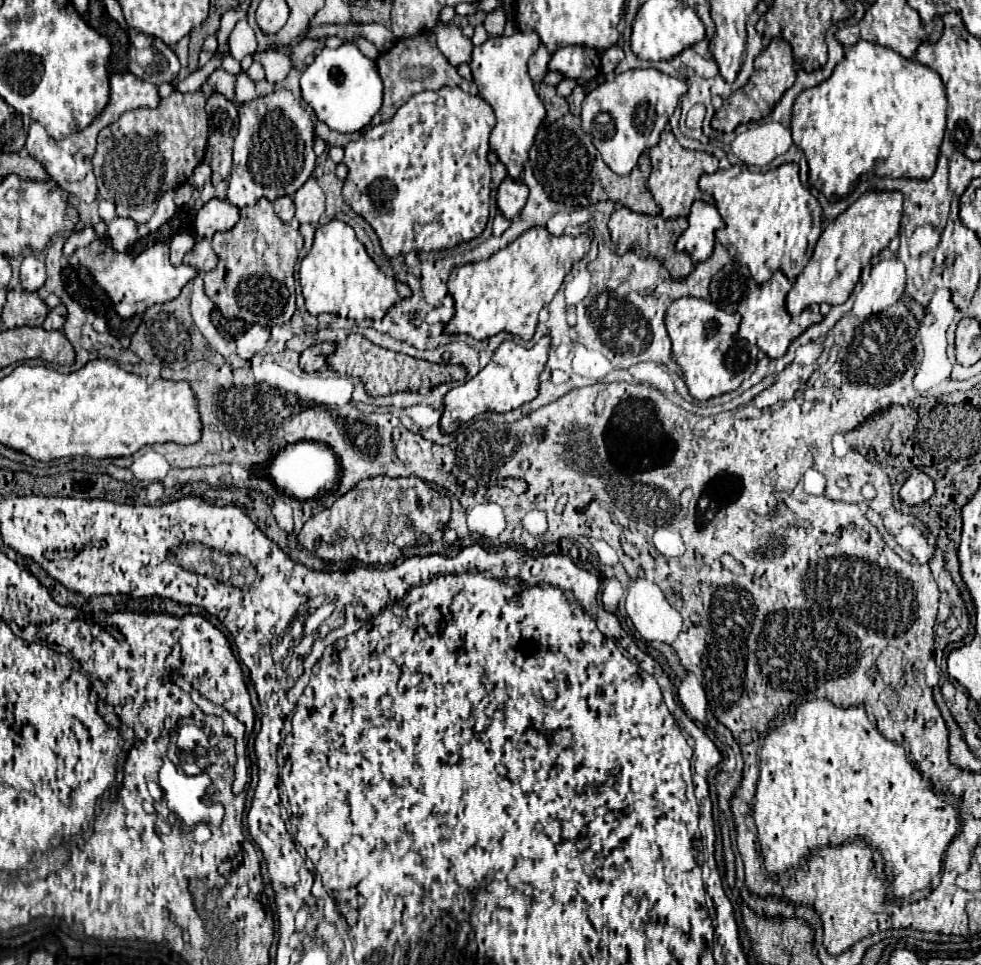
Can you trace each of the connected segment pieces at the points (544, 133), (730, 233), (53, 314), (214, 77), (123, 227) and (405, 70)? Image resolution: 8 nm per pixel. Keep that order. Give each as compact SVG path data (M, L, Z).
M541 83L539 97L547 109L547 117L535 137L535 163L533 175L545 189L545 193L567 207L587 207L599 201L613 201L629 207L635 213L659 215L659 205L647 189L647 179L651 175L651 161L641 155L637 167L629 175L615 175L601 159L591 143L591 137L581 129L581 119L569 113L567 99L557 95L555 87Z
M783 163L783 165L775 167L775 169L765 171L765 173L753 173L753 171L749 171L745 165L733 165L733 167L725 169L725 171L715 171L713 175L701 175L701 179L699 179L699 189L701 189L703 193L713 195L715 207L717 207L717 211L721 213L721 217L723 217L723 221L725 221L725 229L723 229L723 231L717 231L717 241L727 249L727 253L729 253L737 263L749 267L751 277L753 277L759 285L765 283L765 281L769 281L775 271L783 271L783 275L785 275L791 283L797 279L797 275L803 271L803 267L805 267L807 261L811 259L813 247L815 247L815 243L817 243L817 239L819 239L819 235L821 235L821 205L819 205L819 201L801 185L801 181L799 181L799 167L797 167L795 163Z
M63 305L53 307L47 313L47 319L43 323L43 329L57 329L57 331L61 331L63 329L63 323L65 323L65 317L67 317L67 309Z
M217 69L211 73L211 77L203 83L201 91L205 97L211 97L213 93L221 93L223 97L227 97L229 101L233 101L235 97L235 75L223 71L223 69Z
M119 217L107 227L107 241L115 251L129 251L137 243L137 239L137 223L133 223L131 219Z
M425 33L425 35L413 35L409 39L397 39L393 43L393 47L379 55L377 59L377 69L383 81L383 107L381 111L373 117L371 125L389 121L393 117L393 113L407 103L407 99L423 89L441 89L441 87L458 86L470 95L476 95L478 88L473 81L467 81L457 75L457 69L443 57L443 53L437 49L435 43L435 35L433 33Z

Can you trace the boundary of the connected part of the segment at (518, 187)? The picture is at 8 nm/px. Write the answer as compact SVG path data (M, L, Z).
M505 177L503 183L497 189L497 197L495 197L497 199L497 209L507 219L513 219L521 213L523 205L527 203L527 195L529 195L529 189L523 183L519 183L511 177Z

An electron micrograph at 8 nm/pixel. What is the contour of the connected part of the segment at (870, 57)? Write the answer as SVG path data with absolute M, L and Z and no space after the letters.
M857 41L841 63L837 63L833 75L817 87L801 91L793 105L791 133L793 143L803 151L809 165L809 181L827 199L841 199L849 193L851 185L861 173L873 169L877 163L889 161L889 177L899 179L929 179L937 167L939 145L945 133L947 97L941 77L917 63L905 59L889 47L881 47L869 41Z

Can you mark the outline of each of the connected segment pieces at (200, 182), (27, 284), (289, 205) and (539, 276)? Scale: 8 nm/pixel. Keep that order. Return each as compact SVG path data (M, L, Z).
M203 161L201 165L195 167L193 177L191 177L191 183L193 183L197 189L203 189L203 185L209 183L209 181L211 181L211 167Z
M25 255L21 263L21 287L25 291L37 291L45 283L45 265L35 255Z
M283 195L281 199L275 199L273 205L275 205L275 213L277 213L283 221L289 223L289 221L293 219L293 215L295 215L295 205L293 205L293 199L291 199L291 197Z
M531 227L489 259L455 267L447 281L447 289L455 301L455 315L443 333L467 333L475 339L487 339L499 331L509 331L529 341L535 333L539 311L555 297L573 263L589 251L591 239L591 233L555 237L545 227Z

